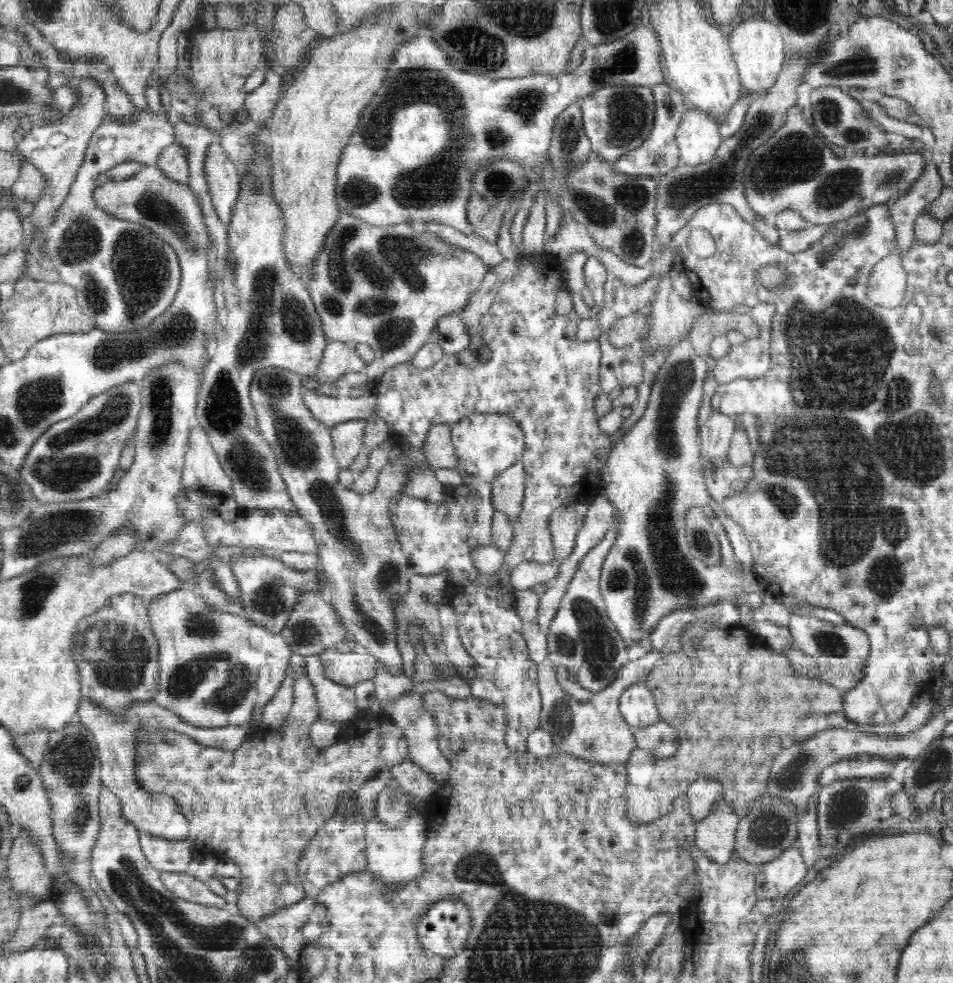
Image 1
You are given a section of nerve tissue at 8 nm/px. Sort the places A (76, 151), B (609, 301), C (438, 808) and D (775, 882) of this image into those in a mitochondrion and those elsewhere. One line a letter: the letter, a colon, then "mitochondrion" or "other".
A: other
B: other
C: other
D: other

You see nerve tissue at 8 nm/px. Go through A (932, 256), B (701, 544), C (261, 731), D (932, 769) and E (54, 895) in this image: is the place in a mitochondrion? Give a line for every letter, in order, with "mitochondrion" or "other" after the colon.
A: other
B: mitochondrion
C: other
D: mitochondrion
E: other

